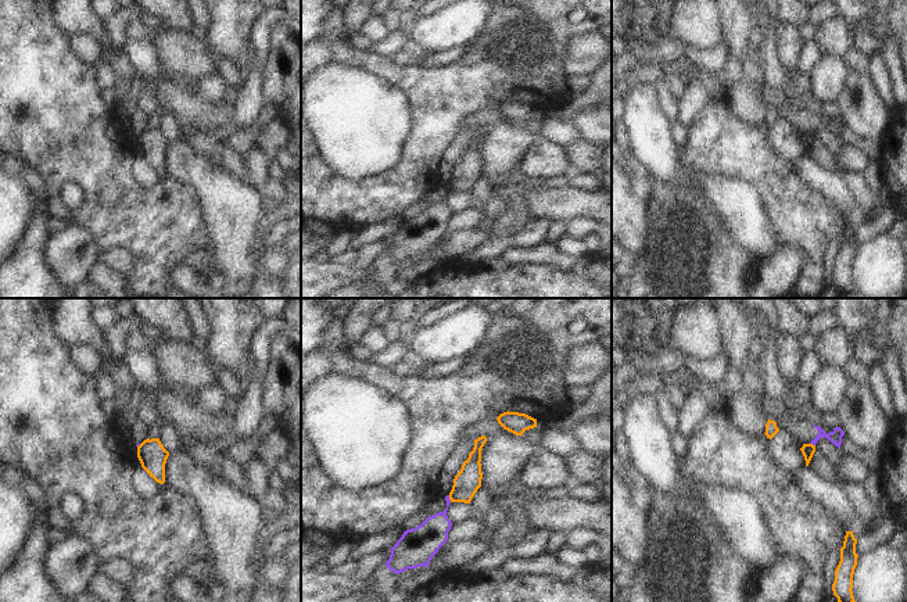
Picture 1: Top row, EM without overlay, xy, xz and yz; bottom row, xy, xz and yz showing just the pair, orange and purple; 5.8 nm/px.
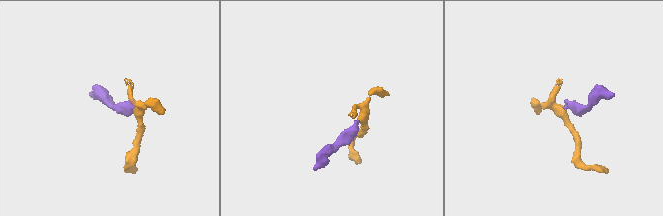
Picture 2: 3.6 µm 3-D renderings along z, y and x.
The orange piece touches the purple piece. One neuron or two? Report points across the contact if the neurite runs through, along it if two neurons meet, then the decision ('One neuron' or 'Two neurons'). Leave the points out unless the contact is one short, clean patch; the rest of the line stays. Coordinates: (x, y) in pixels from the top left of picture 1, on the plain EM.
Boundary: xz (448, 185), (451, 190). Two neurons

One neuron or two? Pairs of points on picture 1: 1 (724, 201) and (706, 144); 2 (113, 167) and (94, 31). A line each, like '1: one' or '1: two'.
1: two
2: two

